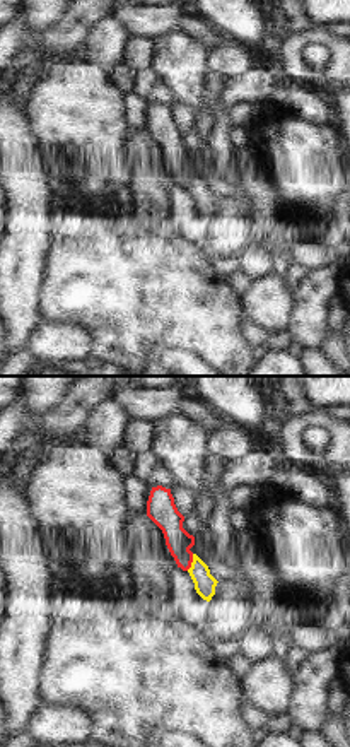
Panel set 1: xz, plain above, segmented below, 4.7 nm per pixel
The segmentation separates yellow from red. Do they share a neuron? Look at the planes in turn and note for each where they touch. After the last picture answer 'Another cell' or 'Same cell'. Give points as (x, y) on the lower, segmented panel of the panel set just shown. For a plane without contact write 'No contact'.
Touches yellow at (192, 563).

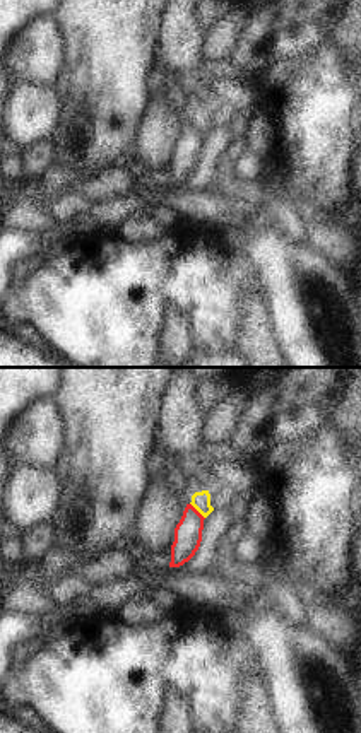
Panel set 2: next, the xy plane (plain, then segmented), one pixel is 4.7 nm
Touches yellow at (197, 510).

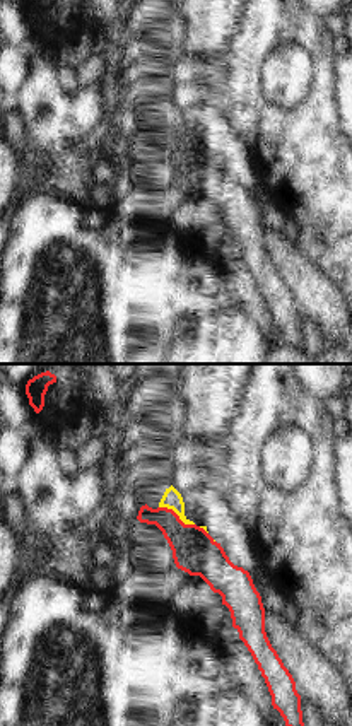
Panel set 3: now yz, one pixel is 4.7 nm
Touches yellow at (176, 513).

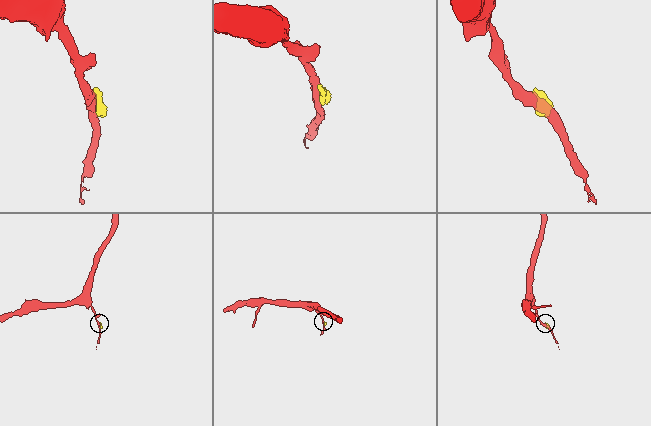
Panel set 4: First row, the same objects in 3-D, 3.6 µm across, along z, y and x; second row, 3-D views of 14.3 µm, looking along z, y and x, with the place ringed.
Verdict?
Another cell.

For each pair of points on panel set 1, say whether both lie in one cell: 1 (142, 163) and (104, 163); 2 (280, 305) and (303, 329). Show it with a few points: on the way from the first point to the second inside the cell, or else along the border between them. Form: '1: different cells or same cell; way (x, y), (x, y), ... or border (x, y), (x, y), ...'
1: different cells; border (132, 130), (127, 141), (132, 180), (127, 185)
2: different cells; border (292, 291), (291, 322), (285, 330)

